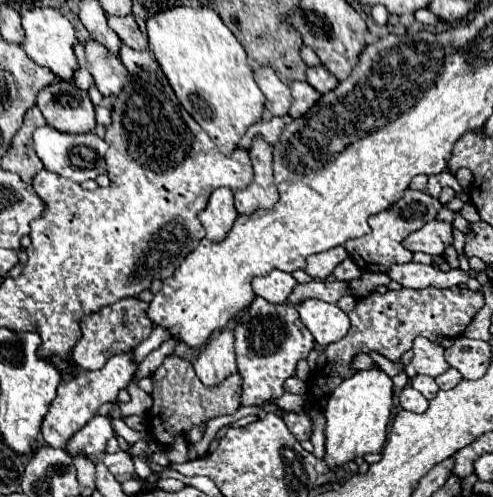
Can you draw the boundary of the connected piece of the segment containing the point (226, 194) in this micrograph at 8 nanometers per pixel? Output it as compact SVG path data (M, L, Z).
M216 188L208 200L208 206L198 214L206 238L212 242L224 240L224 236L232 230L234 220L238 218L234 210L234 200L232 200L232 190L230 188Z

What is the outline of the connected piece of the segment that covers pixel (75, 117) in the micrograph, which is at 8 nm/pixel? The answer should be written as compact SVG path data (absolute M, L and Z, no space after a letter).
M56 80L52 82L46 90L42 90L38 94L36 106L40 108L42 116L46 118L48 126L56 128L58 132L66 132L66 134L86 134L92 132L96 128L96 120L94 120L94 104L90 102L88 92L80 90L74 82L66 82L66 80Z

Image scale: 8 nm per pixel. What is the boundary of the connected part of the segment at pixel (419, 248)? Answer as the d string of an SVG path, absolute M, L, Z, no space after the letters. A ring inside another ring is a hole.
M432 220L424 224L420 230L412 232L408 240L404 240L406 248L412 248L412 252L426 252L426 254L444 254L444 250L454 242L452 238L454 226L450 222Z

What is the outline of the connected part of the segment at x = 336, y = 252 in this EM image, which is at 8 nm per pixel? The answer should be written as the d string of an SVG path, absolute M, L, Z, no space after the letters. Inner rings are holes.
M336 246L336 248L330 248L328 252L320 252L320 254L314 254L308 258L308 266L306 266L306 272L312 276L312 278L328 278L332 274L332 270L348 256L348 252L342 248L342 246Z

